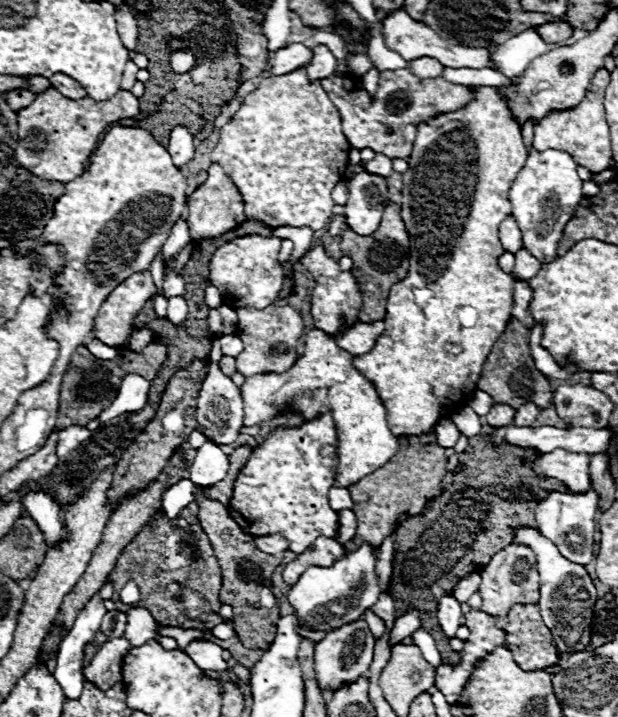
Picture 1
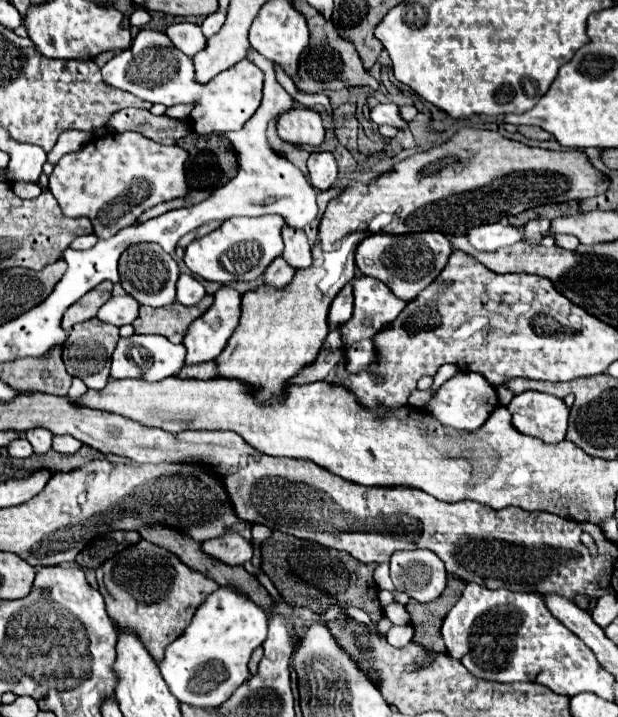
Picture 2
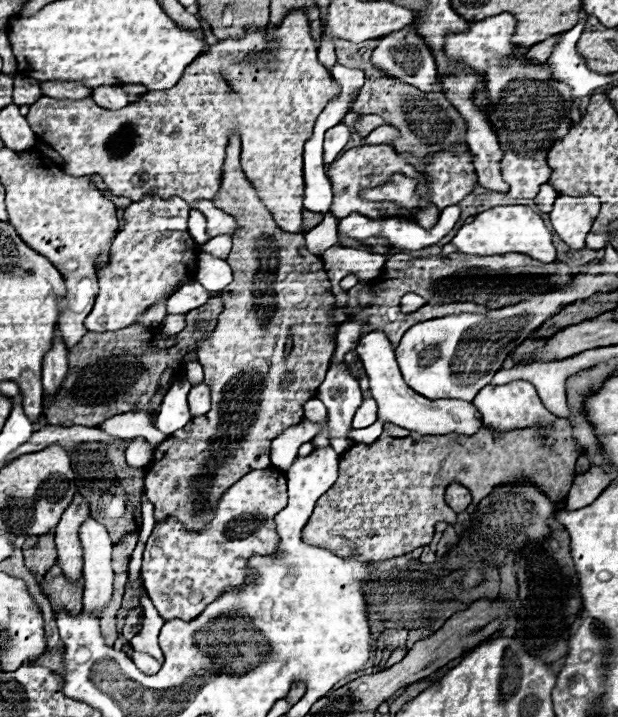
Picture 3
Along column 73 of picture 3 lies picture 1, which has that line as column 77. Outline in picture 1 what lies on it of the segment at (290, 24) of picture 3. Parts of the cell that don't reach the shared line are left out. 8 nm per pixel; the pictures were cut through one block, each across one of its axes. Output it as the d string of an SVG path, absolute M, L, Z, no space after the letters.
M48 88L46 92L38 94L28 108L18 110L20 140L18 148L14 150L14 158L20 168L26 168L34 176L66 184L84 172L84 162L96 150L98 138L106 126L122 118L134 118L138 112L138 98L128 90L116 92L106 102L94 102L90 98L70 100L58 90Z

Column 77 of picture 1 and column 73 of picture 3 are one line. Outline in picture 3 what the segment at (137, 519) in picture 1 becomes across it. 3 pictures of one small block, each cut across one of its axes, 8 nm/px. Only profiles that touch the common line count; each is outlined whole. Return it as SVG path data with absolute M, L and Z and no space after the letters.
M52 566L46 576L44 576L44 582L40 584L42 588L42 594L50 600L50 606L52 606L52 612L68 612L72 616L76 616L76 612L80 614L82 612L82 590L84 590L84 582L78 580L78 582L70 582L70 580L64 580L62 572L60 572L60 566Z

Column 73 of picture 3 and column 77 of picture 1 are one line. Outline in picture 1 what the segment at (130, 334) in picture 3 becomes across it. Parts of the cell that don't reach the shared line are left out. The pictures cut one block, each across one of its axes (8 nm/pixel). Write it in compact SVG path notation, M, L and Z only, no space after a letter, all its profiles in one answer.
M148 344L138 354L120 350L114 360L98 360L88 352L86 346L78 346L72 360L70 360L68 372L64 374L64 382L62 382L62 390L60 390L60 410L58 410L58 418L56 418L56 428L64 430L68 426L86 426L90 420L98 418L98 414L104 408L108 408L112 404L124 376L140 374L142 378L152 380L158 374L164 360L166 360L166 346L164 344Z

